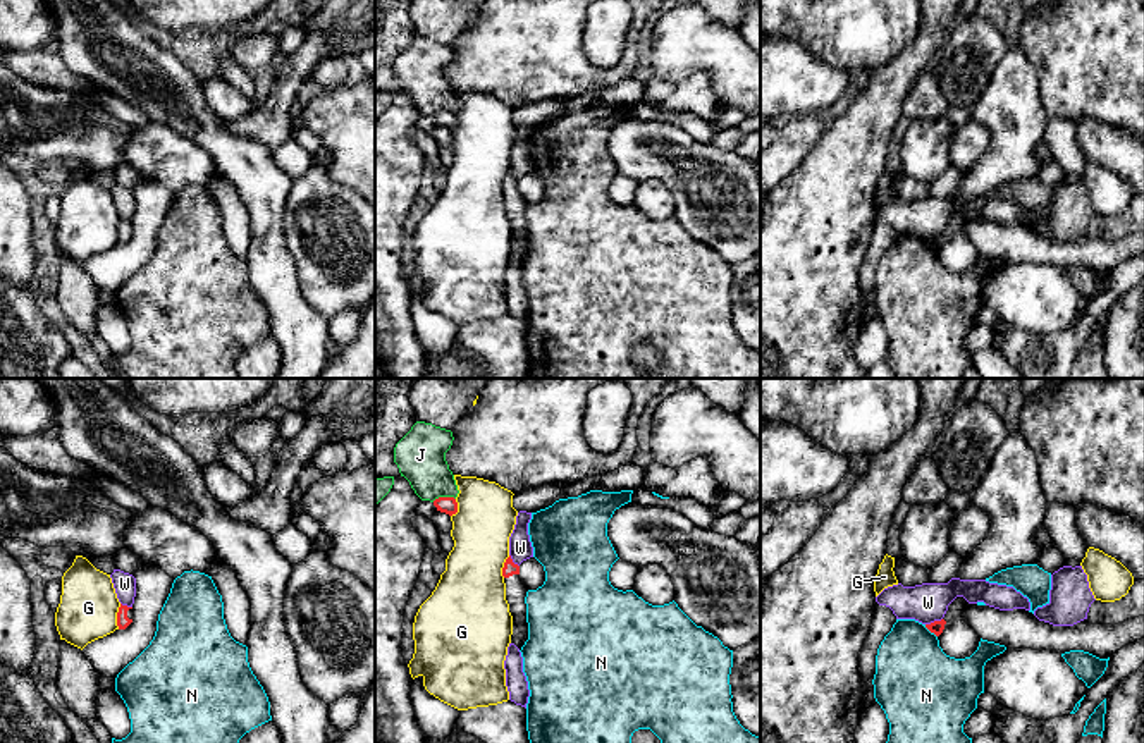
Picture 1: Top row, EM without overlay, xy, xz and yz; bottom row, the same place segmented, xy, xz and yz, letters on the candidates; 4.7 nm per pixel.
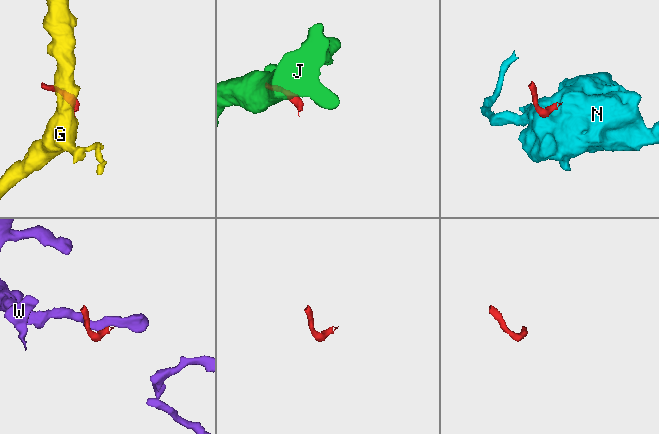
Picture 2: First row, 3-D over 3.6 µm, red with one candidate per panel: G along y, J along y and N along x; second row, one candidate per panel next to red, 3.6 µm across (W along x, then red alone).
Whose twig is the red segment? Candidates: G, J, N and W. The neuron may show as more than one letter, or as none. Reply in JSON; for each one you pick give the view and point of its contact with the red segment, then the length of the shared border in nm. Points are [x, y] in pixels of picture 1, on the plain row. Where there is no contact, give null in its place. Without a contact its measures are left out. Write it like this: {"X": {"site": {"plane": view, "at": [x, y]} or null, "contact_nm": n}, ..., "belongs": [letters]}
{"belongs": []}

